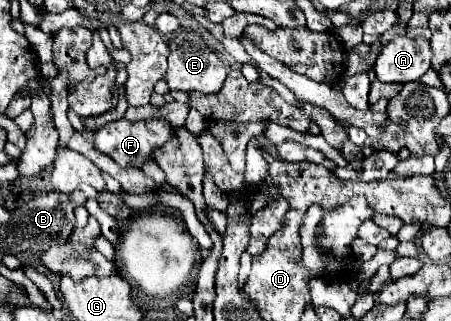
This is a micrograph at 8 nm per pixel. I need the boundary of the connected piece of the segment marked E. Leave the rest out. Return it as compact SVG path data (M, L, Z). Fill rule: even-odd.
M174 33L170 39L170 55L168 55L168 73L166 83L170 89L182 89L182 91L200 91L200 93L218 93L226 81L228 69L226 65L216 57L214 51L206 47L200 37L194 37L190 33Z

